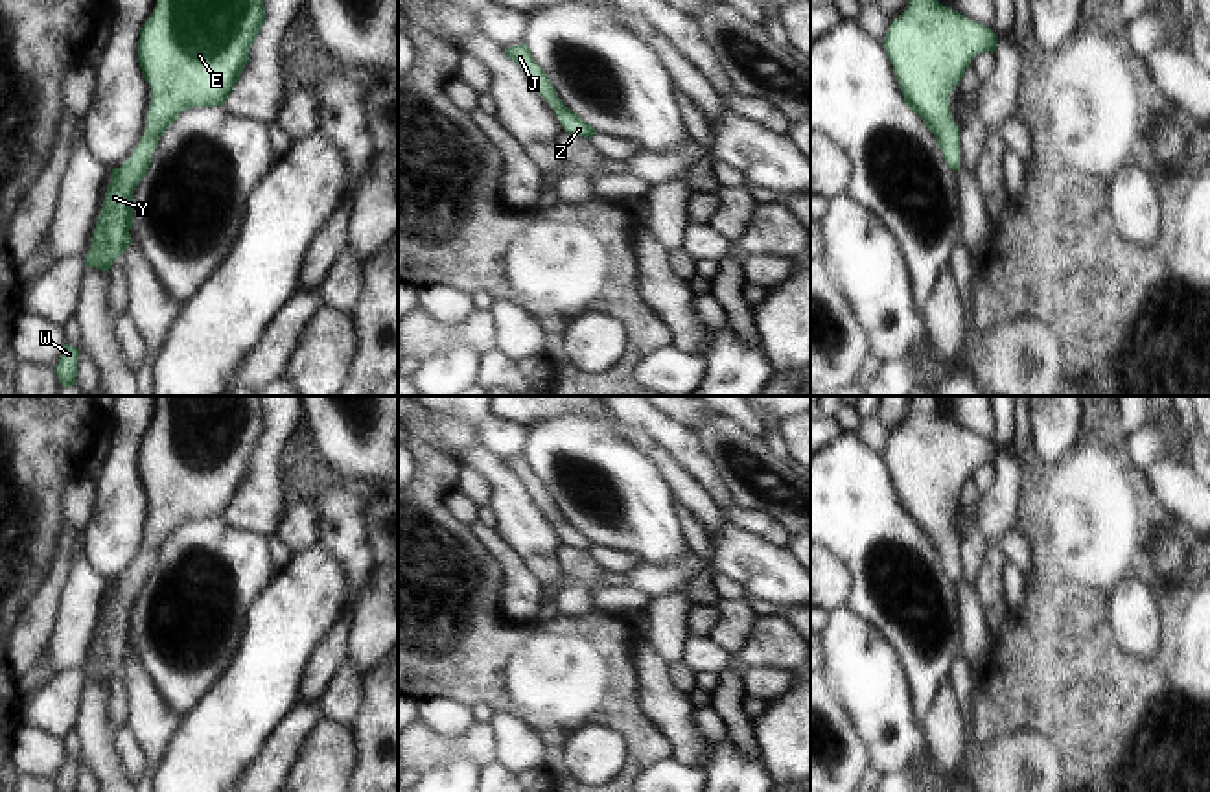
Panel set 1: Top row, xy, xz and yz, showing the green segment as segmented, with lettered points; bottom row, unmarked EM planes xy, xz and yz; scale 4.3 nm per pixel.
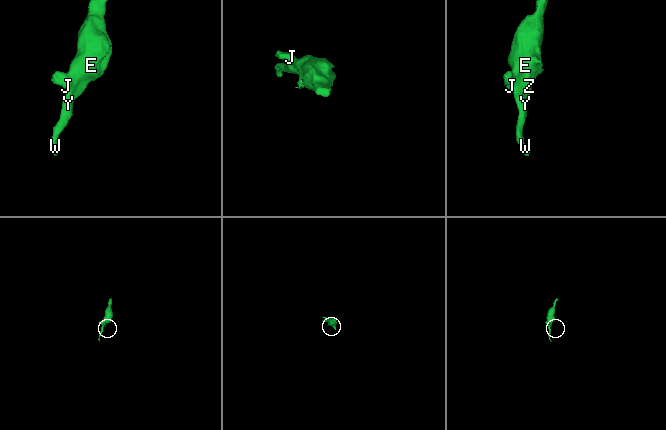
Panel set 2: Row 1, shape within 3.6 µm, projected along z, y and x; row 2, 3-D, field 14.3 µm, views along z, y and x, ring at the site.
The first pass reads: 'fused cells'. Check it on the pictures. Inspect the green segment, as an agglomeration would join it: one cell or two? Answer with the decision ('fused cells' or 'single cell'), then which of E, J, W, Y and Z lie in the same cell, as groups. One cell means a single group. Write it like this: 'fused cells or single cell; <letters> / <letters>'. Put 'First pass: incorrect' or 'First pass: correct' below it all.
single cell; E J W Y Z
First pass: incorrect

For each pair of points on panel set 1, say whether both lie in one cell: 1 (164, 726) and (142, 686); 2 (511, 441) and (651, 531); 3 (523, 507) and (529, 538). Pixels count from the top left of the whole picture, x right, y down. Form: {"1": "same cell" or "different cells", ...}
{"1": "same cell", "2": "different cells", "3": "same cell"}

